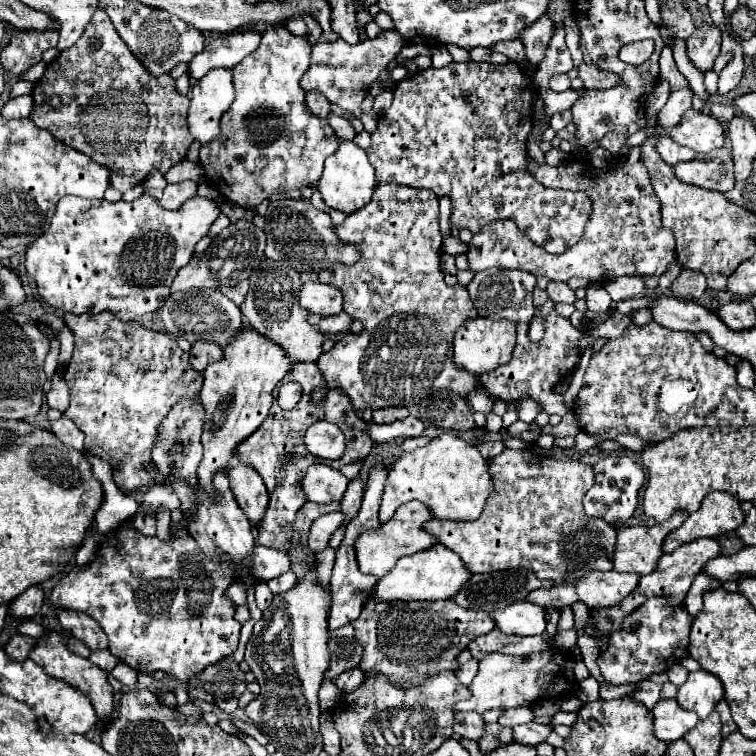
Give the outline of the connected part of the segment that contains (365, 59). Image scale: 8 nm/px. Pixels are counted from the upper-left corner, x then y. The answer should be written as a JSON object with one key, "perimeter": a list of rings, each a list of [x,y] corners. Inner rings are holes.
{"perimeter":[[[383,30],[377,38],[365,40],[361,44],[355,44],[355,46],[345,44],[341,38],[331,42],[331,44],[317,42],[313,46],[313,52],[311,52],[309,70],[301,78],[301,88],[305,92],[319,90],[321,94],[325,94],[331,102],[339,104],[341,108],[357,112],[361,108],[361,96],[357,96],[357,92],[369,92],[365,88],[369,88],[377,82],[379,74],[401,52],[401,48],[405,44],[407,44],[405,38],[395,30]]]}

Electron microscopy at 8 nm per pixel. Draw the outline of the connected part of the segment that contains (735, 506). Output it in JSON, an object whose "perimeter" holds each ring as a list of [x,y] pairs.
{"perimeter":[[[709,492],[701,502],[701,508],[695,514],[689,514],[687,520],[663,540],[663,552],[673,552],[681,544],[697,538],[715,538],[733,532],[741,522],[743,512],[739,500],[733,500],[727,492]]]}

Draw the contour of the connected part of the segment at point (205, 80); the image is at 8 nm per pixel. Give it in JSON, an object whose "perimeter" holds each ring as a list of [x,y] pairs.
{"perimeter":[[[215,68],[195,82],[189,106],[189,132],[199,144],[209,144],[219,134],[223,112],[233,102],[233,74],[227,68]]]}

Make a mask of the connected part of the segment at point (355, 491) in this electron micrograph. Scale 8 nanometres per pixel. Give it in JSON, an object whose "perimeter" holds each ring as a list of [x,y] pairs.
{"perimeter":[[[357,478],[357,480],[349,482],[347,492],[341,500],[341,512],[345,514],[345,518],[357,516],[357,512],[361,508],[361,500],[363,500],[363,486],[361,486],[361,478]]]}

